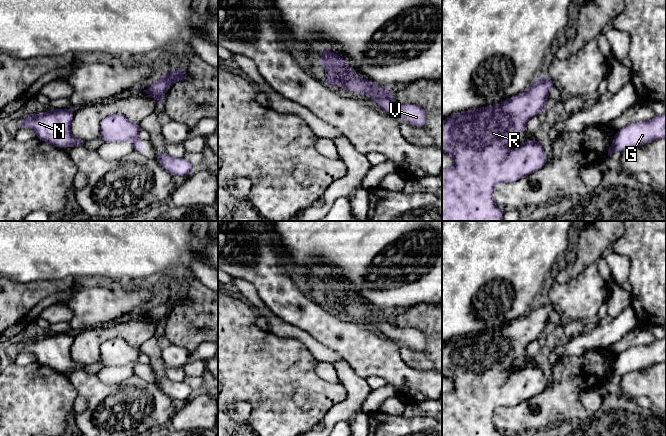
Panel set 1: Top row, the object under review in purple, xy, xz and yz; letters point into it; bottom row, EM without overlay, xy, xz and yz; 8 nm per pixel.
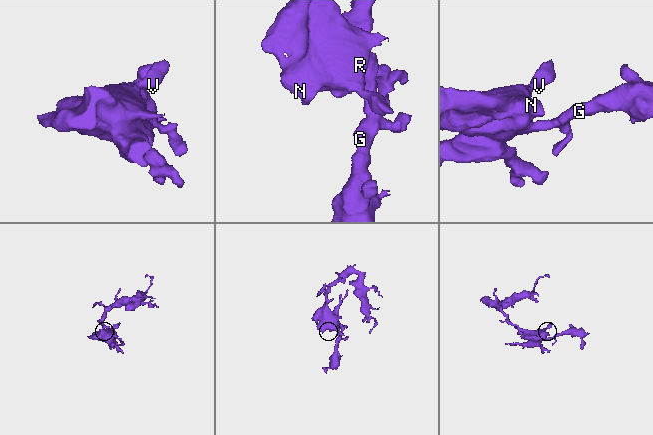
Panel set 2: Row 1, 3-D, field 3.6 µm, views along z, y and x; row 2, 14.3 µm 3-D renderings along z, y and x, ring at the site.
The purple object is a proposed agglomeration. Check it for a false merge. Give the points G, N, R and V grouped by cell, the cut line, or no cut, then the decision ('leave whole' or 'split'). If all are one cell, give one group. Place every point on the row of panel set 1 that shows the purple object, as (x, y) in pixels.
G N R V | no cut | leave whole

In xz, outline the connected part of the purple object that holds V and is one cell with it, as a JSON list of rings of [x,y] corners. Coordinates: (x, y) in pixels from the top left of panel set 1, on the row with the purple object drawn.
[[[330,48],[322,49],[322,57],[317,60],[327,73],[326,84],[330,87],[345,87],[354,93],[364,94],[378,103],[381,110],[390,116],[401,117],[411,125],[422,128],[427,121],[426,111],[415,104],[397,103],[391,89],[364,79],[349,69],[349,64],[338,54],[330,51]]]

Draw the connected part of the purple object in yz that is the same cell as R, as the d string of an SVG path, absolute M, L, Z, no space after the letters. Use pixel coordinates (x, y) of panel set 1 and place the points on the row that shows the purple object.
M542 75L535 82L533 82L526 91L517 94L499 104L493 106L487 106L472 110L467 110L462 113L456 113L449 118L442 121L442 154L448 154L453 157L454 164L447 169L442 170L442 221L503 221L504 210L498 208L493 200L493 190L497 183L513 183L520 180L538 170L543 168L548 162L547 154L537 139L527 140L525 143L518 145L514 148L507 148L506 145L519 134L525 134L526 122L533 116L537 116L548 105L548 94L551 88L555 85L554 81Z

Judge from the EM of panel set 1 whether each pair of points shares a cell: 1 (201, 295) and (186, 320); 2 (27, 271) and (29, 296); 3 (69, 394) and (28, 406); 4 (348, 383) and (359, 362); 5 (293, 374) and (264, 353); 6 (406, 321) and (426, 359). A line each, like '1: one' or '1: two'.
1: one
2: two
3: one
4: two
5: one
6: one

